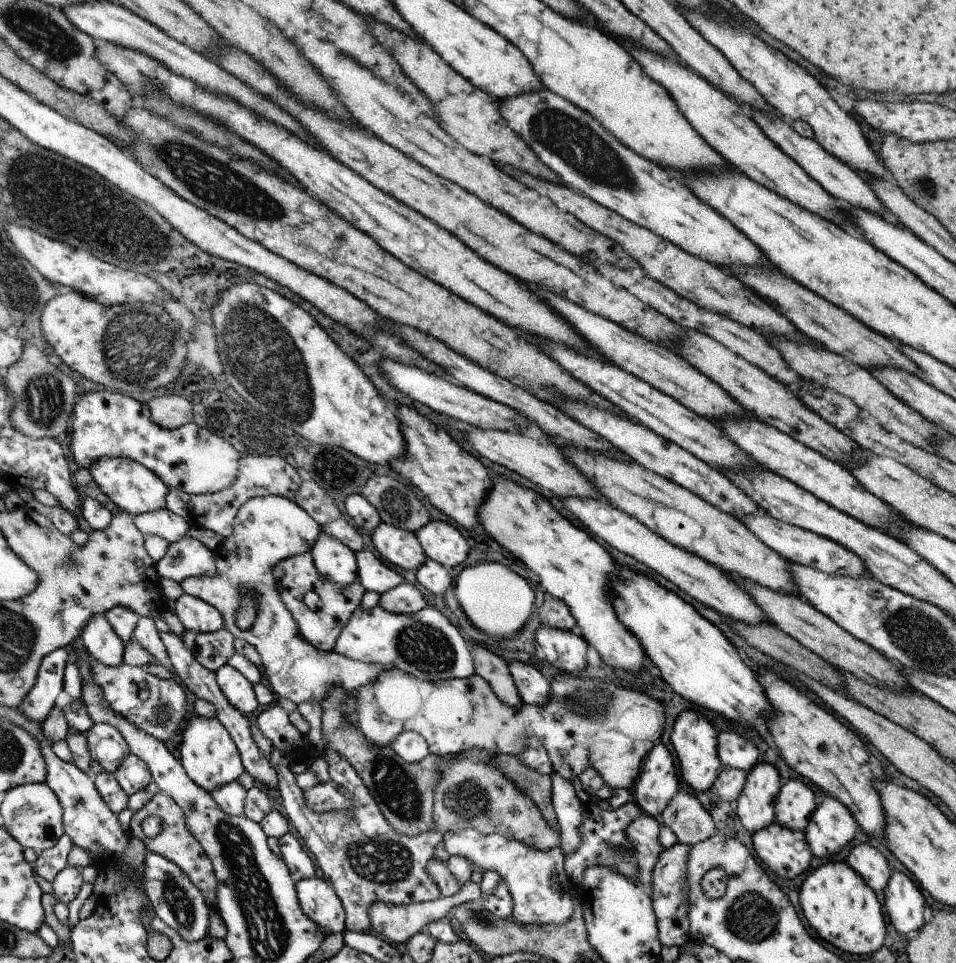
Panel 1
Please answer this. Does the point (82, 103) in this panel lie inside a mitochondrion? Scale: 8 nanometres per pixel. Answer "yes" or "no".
no

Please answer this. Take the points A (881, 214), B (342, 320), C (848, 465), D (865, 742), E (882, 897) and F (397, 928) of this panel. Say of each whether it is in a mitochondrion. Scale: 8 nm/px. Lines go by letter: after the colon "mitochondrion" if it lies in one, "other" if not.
A: other
B: other
C: other
D: other
E: other
F: other

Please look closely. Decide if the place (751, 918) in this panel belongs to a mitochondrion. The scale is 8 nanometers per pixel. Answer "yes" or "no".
yes

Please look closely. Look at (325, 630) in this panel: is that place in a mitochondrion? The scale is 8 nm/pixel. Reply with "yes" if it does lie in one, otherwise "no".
no

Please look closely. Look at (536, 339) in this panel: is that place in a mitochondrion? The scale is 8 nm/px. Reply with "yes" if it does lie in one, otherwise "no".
no

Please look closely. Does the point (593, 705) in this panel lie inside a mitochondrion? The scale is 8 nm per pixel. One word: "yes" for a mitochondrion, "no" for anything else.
yes

